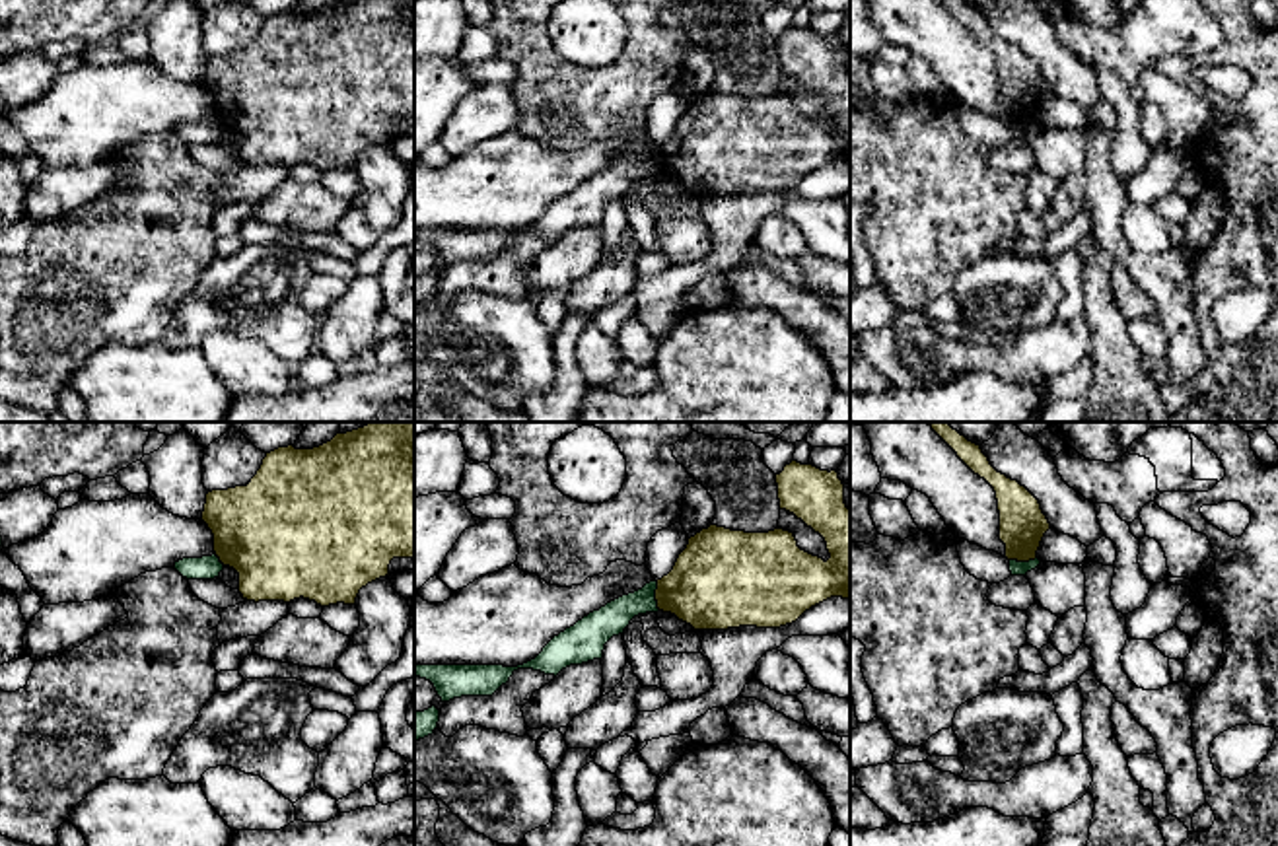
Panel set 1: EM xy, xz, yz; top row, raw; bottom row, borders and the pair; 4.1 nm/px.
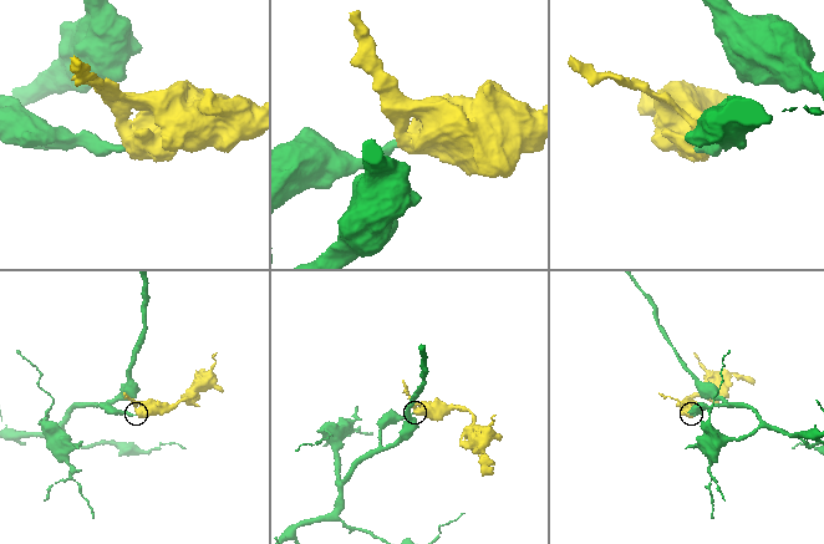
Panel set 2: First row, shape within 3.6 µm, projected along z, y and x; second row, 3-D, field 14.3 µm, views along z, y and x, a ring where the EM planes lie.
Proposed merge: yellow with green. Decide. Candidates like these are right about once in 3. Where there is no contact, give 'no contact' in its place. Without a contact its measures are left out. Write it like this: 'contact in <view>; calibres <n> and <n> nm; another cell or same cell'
contact in xz; calibres 380 and 130 nm; another cell

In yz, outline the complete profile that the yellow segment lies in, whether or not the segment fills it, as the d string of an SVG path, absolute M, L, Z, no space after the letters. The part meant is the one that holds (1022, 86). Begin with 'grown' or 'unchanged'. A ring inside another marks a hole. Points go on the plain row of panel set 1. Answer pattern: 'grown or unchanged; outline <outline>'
unchanged; outline M940 0L957 21L996 56L1000 76L1000 105L1006 109L1006 123L1029 126L1037 123L1037 115L1045 97L1050 93L1039 64L1017 45L998 37L980 10L965 0Z

